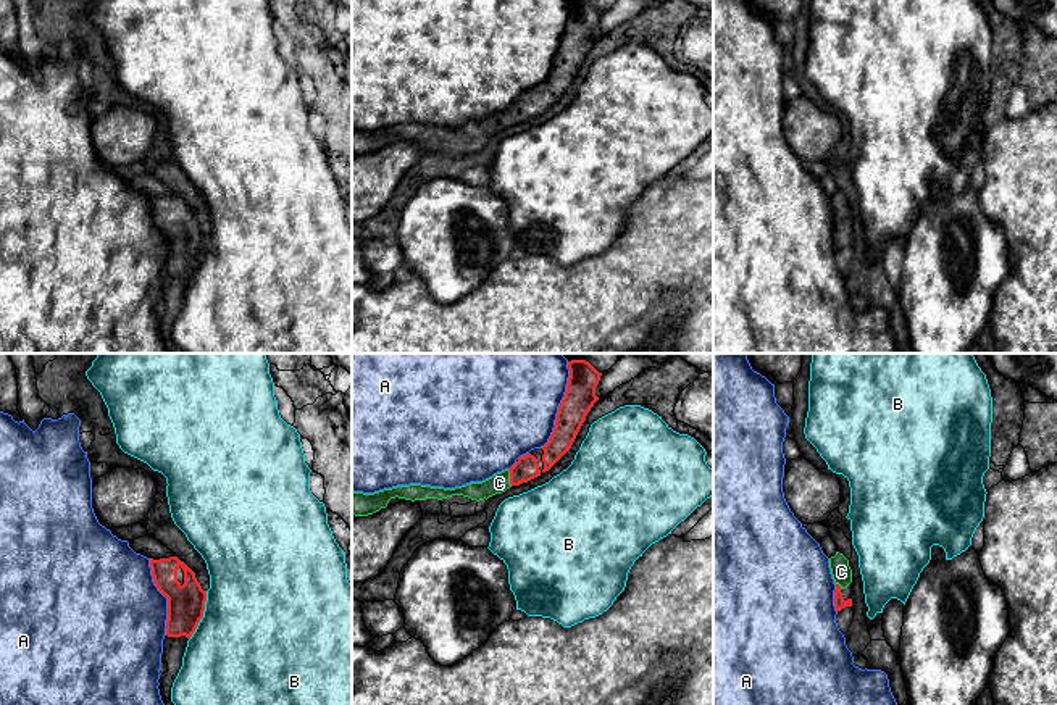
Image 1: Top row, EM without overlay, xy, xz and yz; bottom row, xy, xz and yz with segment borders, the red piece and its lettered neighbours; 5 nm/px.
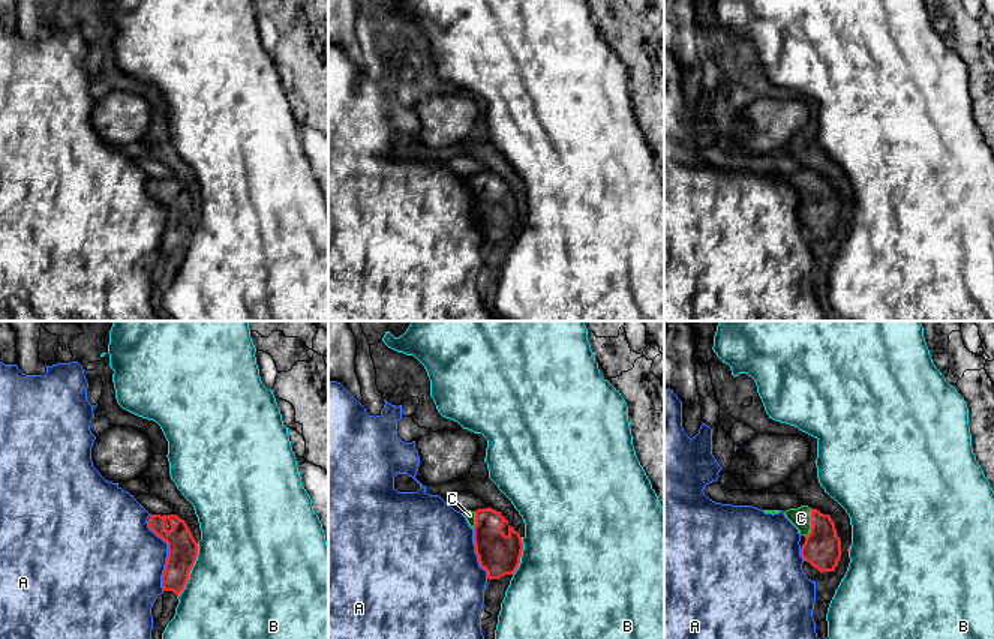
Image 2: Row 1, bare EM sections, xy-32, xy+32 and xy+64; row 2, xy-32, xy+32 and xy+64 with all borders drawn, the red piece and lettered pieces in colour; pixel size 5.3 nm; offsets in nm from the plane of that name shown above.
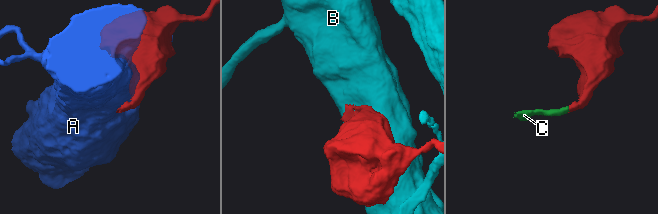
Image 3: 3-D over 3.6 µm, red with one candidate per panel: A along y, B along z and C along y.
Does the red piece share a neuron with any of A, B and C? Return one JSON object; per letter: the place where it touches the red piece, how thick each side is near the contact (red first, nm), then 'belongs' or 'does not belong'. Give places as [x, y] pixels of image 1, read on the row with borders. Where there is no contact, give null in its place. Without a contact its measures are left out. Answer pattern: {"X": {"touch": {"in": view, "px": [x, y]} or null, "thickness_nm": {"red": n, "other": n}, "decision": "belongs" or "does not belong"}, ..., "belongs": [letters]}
{"A": {"touch": {"in": "xz", "px": [560, 405]}, "thickness_nm": {"red": 160, "other": 480}, "decision": "does not belong"}, "B": {"touch": {"in": "xy", "px": [202, 615]}, "thickness_nm": {"red": 190, "other": 500}, "decision": "does not belong"}, "C": {"touch": {"in": "xz", "px": [510, 478]}, "thickness_nm": {"red": 120, "other": 100}, "decision": "belongs"}, "belongs": ["C"]}

